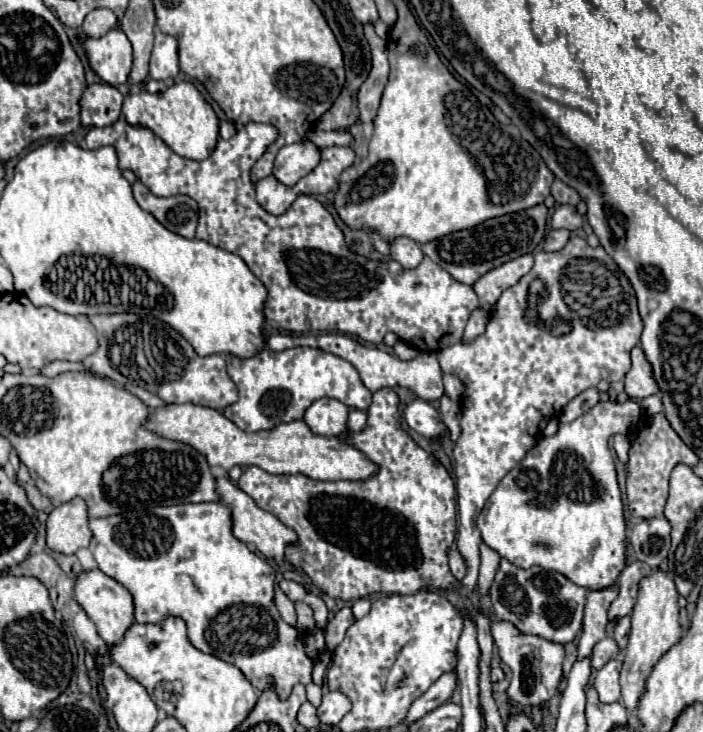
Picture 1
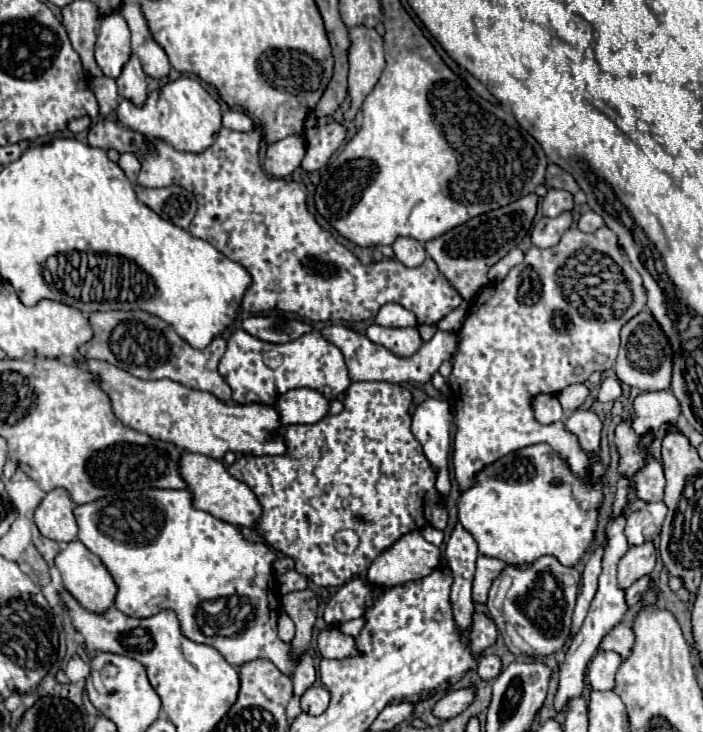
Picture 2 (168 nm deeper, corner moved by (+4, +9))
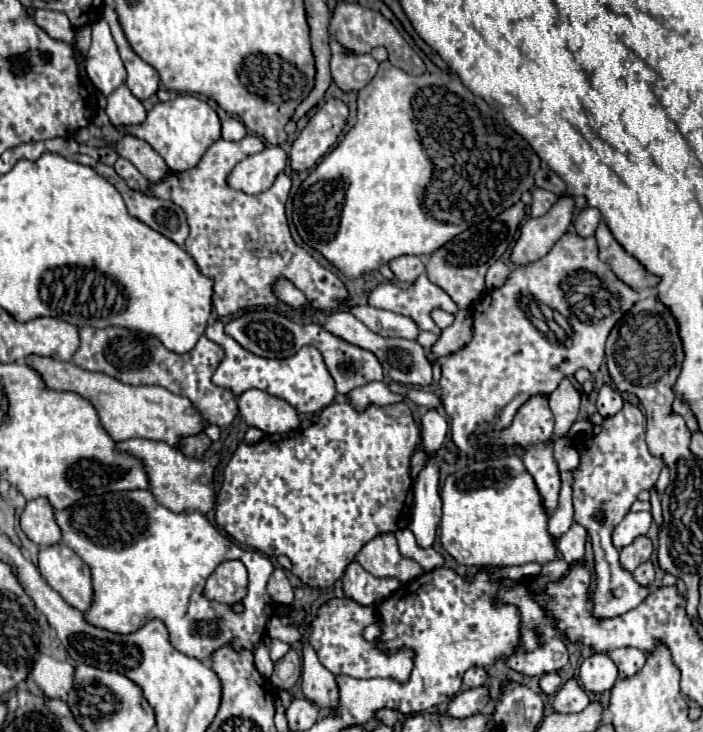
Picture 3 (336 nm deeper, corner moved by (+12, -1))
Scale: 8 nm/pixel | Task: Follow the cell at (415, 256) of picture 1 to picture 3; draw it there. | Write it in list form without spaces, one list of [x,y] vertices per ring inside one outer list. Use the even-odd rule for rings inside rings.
[[[402,255],[402,257],[396,257],[394,261],[390,261],[390,269],[398,281],[412,283],[424,273],[424,261],[422,261],[422,257]]]

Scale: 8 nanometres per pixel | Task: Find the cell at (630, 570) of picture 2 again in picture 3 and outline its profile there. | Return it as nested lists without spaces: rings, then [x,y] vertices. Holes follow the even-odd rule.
[[[640,535],[620,551],[620,563],[628,567],[628,571],[634,571],[640,563],[644,563],[644,559],[650,559],[650,555],[652,555],[652,541],[646,535]]]

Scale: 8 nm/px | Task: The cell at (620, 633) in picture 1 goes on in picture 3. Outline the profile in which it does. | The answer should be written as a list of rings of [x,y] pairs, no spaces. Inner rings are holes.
[[[644,561],[642,565],[638,565],[634,569],[634,575],[636,575],[636,581],[638,583],[650,585],[654,581],[654,565],[652,565],[652,561]]]

